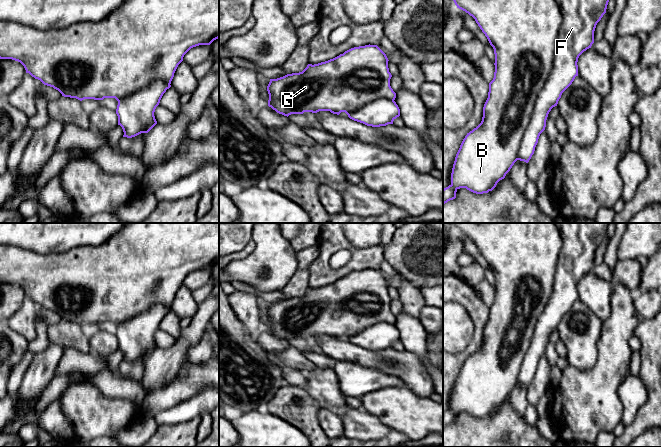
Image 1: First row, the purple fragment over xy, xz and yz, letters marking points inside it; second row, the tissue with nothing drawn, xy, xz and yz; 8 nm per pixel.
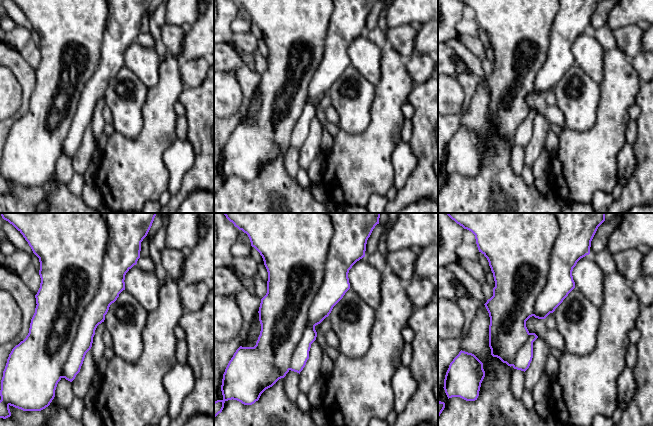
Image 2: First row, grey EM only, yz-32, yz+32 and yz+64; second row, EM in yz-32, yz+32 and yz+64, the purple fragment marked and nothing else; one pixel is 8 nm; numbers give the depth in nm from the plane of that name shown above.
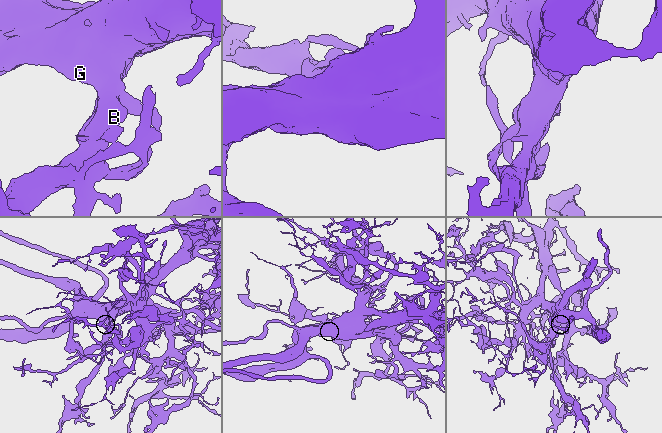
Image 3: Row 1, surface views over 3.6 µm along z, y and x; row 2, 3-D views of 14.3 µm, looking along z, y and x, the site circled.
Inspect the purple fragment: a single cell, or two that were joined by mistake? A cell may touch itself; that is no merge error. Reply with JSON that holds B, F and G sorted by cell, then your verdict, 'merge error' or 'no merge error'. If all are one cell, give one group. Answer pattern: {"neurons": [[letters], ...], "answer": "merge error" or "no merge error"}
{"neurons": [["B", "G"], ["F"]], "answer": "merge error"}

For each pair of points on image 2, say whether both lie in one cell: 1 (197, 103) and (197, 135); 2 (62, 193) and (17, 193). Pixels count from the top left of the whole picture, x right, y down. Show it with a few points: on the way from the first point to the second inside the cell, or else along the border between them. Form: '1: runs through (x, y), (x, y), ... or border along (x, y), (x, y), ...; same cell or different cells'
1: runs through (197, 111), (197, 127); same cell
2: runs through (51, 193), (28, 193); same cell

